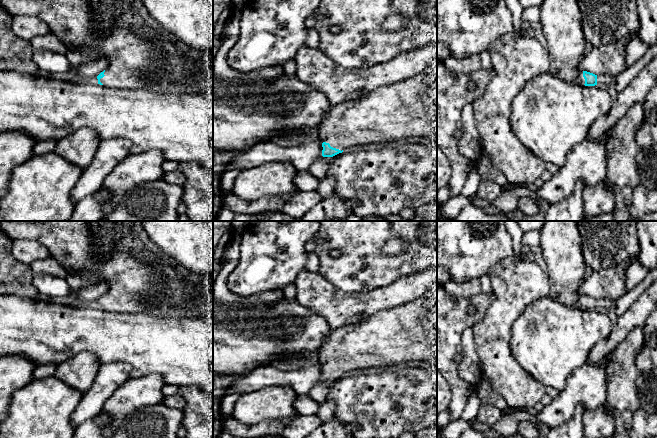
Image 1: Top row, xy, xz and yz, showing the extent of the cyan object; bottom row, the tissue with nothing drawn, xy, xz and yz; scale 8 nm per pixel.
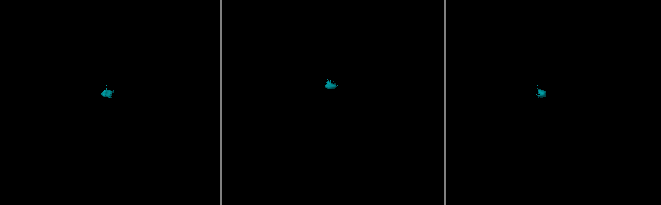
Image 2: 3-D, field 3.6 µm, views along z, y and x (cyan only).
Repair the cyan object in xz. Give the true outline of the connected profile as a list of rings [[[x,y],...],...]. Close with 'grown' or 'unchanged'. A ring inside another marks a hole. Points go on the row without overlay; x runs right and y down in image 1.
[[[437,283],[420,298],[380,310],[359,323],[336,328],[318,351],[322,380],[333,381],[352,370],[398,368],[418,361],[437,360],[437,323],[429,317],[434,312],[437,312]]] | grown

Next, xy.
[[[1,221],[0,229],[12,240],[30,239],[41,242],[68,274],[94,278],[95,282],[108,284],[108,291],[98,300],[98,308],[119,313],[148,313],[155,316],[168,316],[172,311],[177,313],[180,308],[174,306],[174,299],[157,305],[152,294],[159,284],[166,283],[166,277],[155,268],[138,261],[128,251],[117,246],[113,253],[105,258],[97,259],[94,256],[94,239],[90,235],[86,221]]] | grown

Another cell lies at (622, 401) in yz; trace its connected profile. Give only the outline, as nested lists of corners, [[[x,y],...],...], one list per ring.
[[[638,326],[611,352],[611,360],[607,366],[606,405],[615,422],[613,438],[630,438],[632,419],[635,412],[641,408],[636,383],[641,371],[636,365],[636,356],[643,343],[644,327]]]

